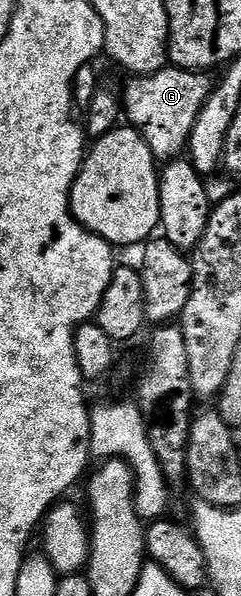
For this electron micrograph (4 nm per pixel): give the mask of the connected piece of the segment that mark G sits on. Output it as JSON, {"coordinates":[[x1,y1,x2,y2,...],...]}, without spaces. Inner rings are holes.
{"coordinates":[[171,65,153,75,141,75,129,78,128,88,122,91,122,111,127,122,139,131,141,137,150,145,152,156,158,161,171,161,185,154,188,138,194,129,194,121,198,121,198,113,202,113,202,105,206,105,208,94,212,92,214,83,207,74,199,71,183,71]]}

